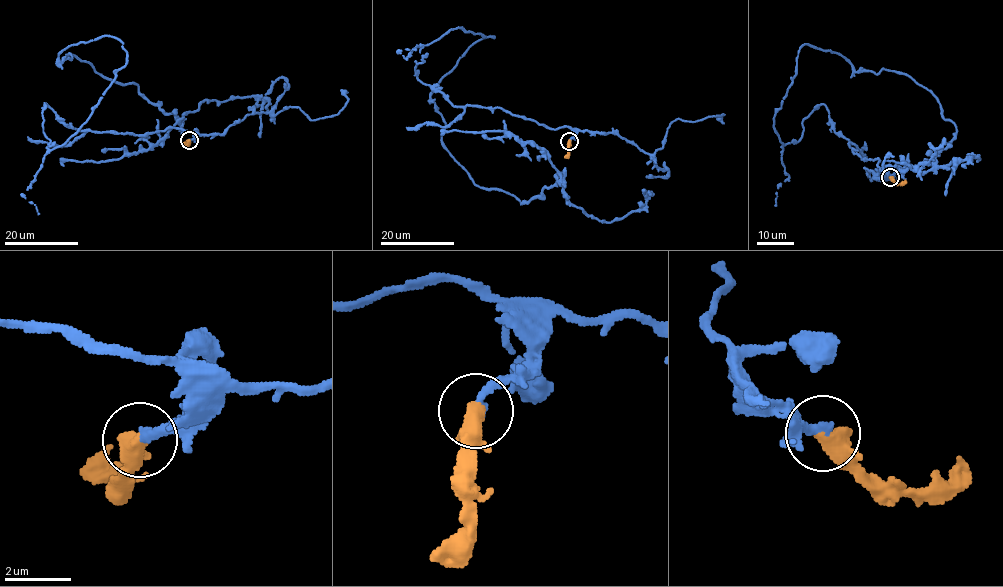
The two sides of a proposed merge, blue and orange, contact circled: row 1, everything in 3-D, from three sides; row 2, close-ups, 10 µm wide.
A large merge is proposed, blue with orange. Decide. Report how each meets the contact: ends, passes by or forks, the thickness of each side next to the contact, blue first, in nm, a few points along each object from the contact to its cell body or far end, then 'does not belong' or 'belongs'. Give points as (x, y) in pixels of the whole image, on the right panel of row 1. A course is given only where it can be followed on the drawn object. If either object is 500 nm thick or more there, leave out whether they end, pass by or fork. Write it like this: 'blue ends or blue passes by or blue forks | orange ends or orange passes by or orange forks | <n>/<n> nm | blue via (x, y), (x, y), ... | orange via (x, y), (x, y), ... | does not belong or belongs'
blue ends | orange passes by | 280/400 nm | blue via (890, 177), (823, 104), (781, 142), (802, 45), (938, 100), (956, 131), (935, 162), (980, 159), (945, 195) | orange via (890, 177), (895, 182), (906, 182) | belongs

